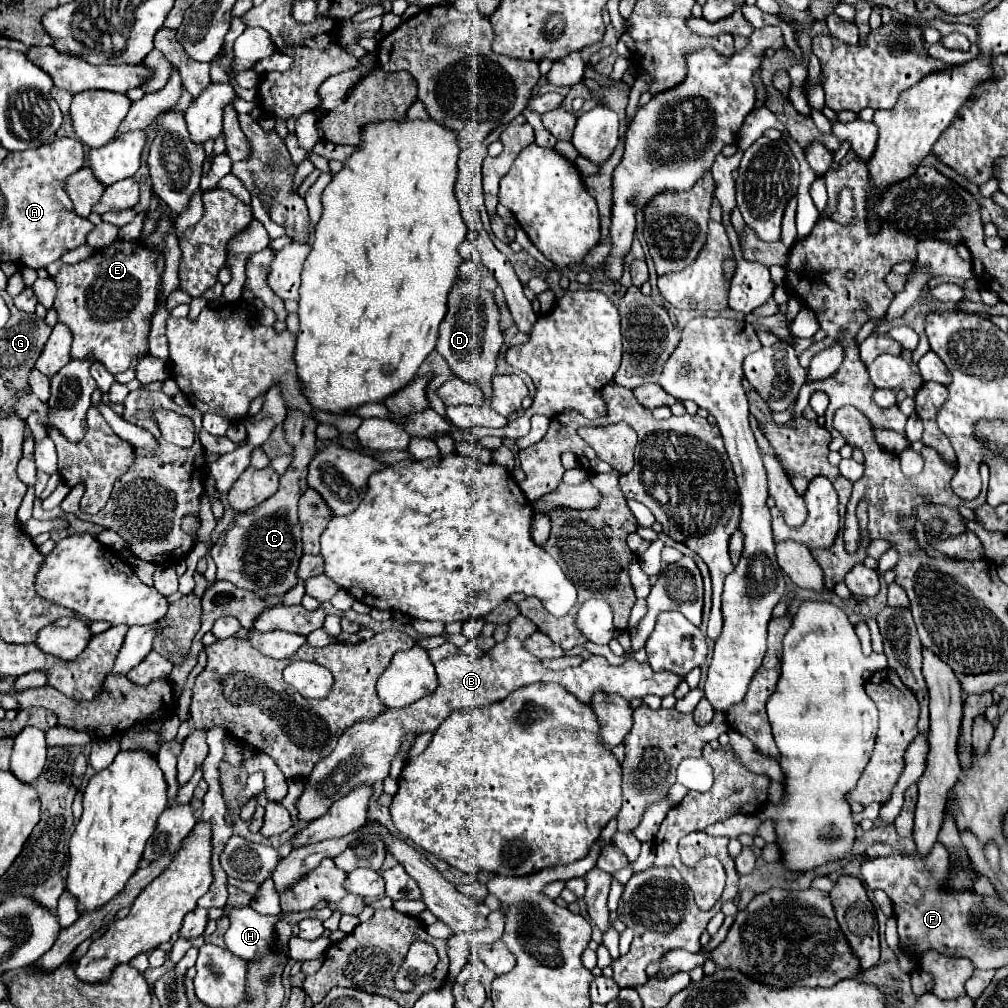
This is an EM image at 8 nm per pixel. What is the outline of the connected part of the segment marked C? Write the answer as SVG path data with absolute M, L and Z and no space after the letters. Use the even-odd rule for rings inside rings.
M289 409L285 419L287 443L295 447L293 463L285 475L281 475L279 491L267 501L255 505L253 509L239 513L233 521L233 527L225 531L221 541L221 551L211 551L211 557L217 565L217 579L227 579L235 587L255 591L259 595L283 595L297 583L297 565L303 555L301 551L301 527L297 521L297 501L307 489L307 467L315 455L313 443L313 425L317 419L303 411Z

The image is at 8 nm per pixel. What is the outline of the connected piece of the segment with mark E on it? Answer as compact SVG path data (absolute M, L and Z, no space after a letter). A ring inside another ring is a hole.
M117 239L113 245L95 251L89 259L61 267L55 275L59 289L53 305L59 313L59 323L65 323L73 331L73 359L93 353L109 373L117 375L127 371L135 359L149 353L147 339L157 307L159 283L159 267L155 263L163 263L163 259L155 259L141 241L129 243Z

